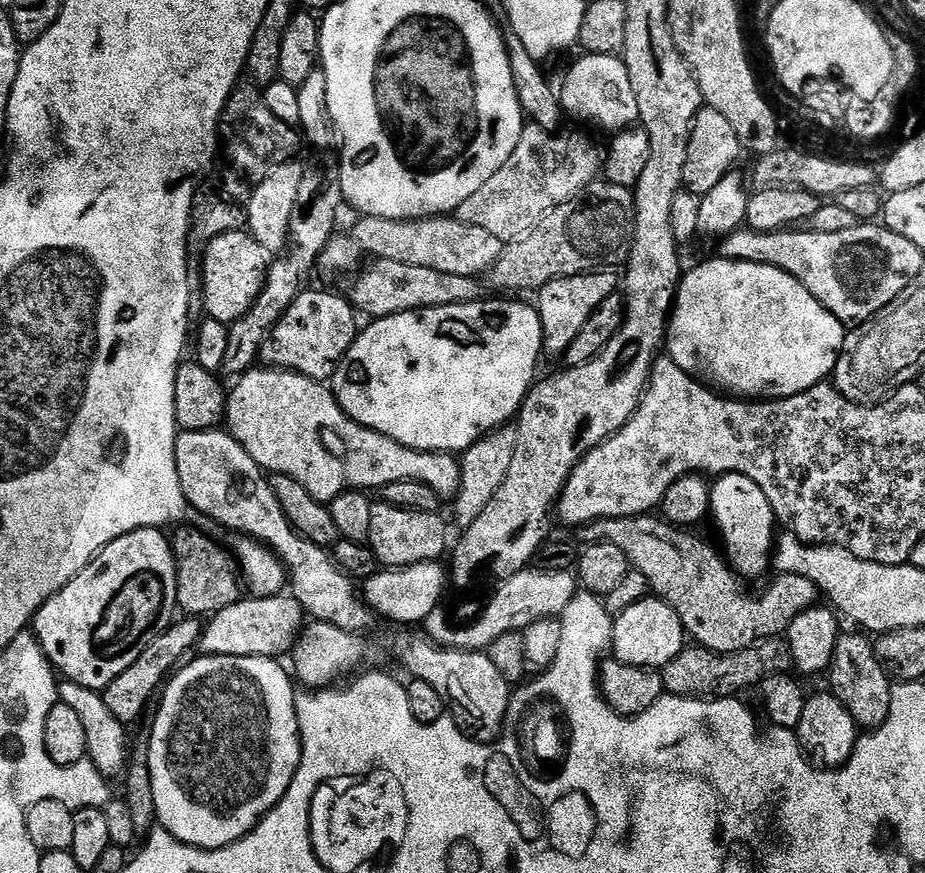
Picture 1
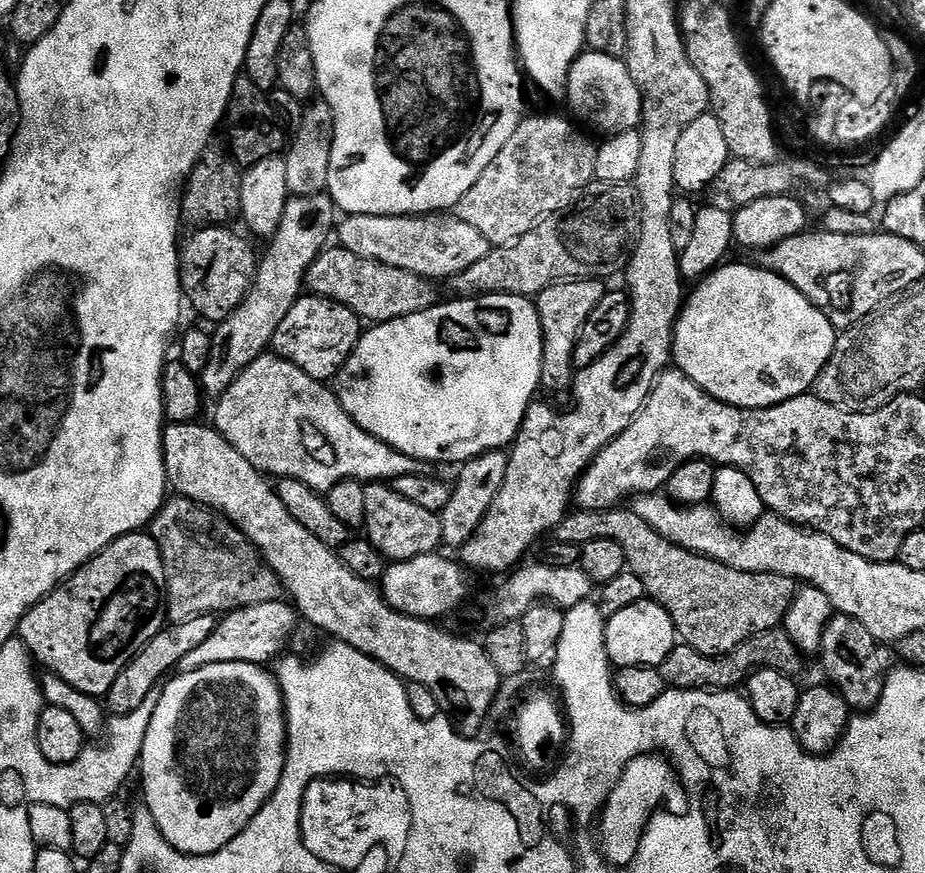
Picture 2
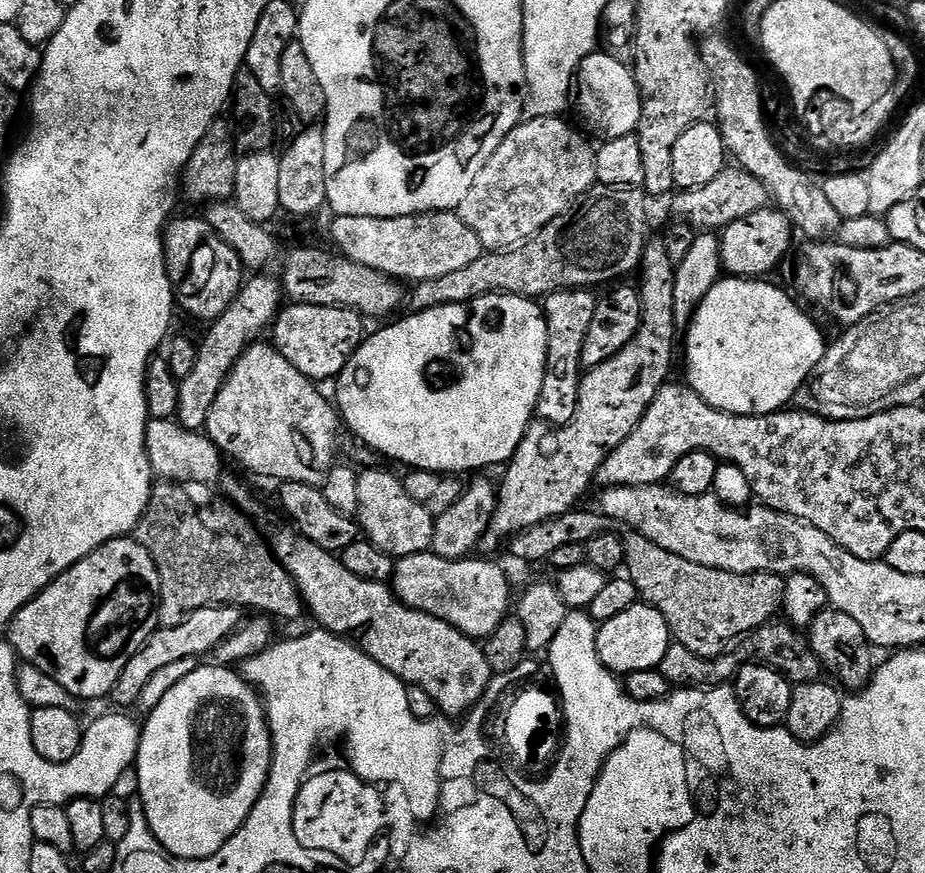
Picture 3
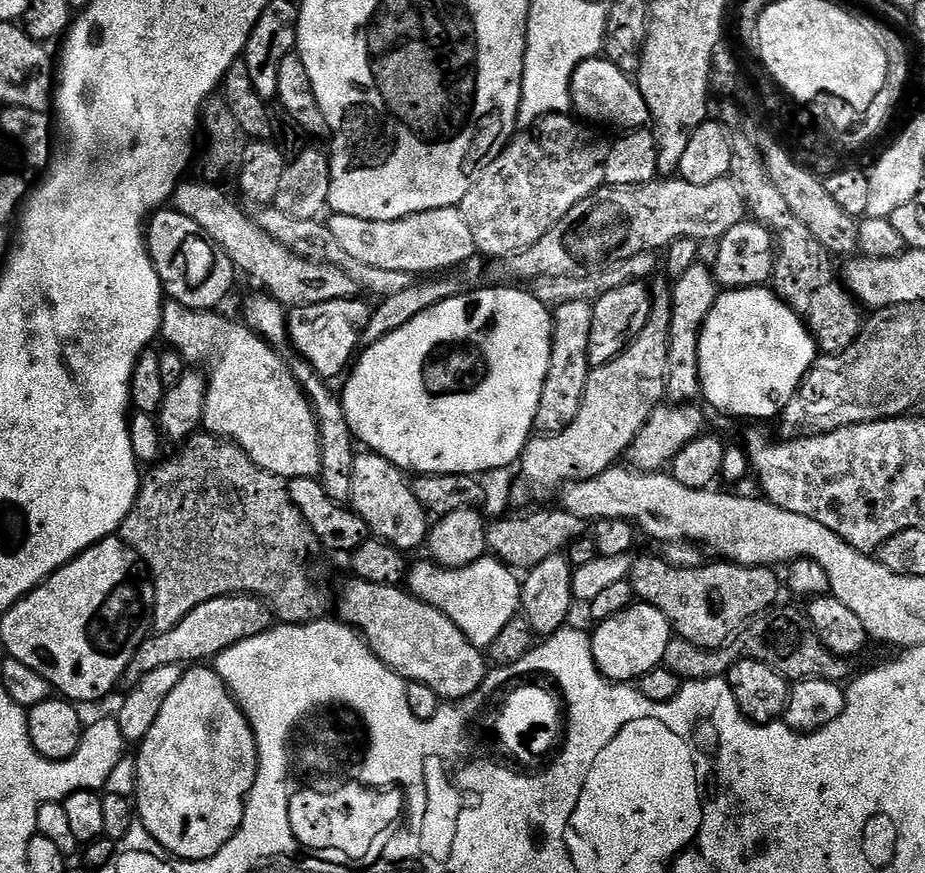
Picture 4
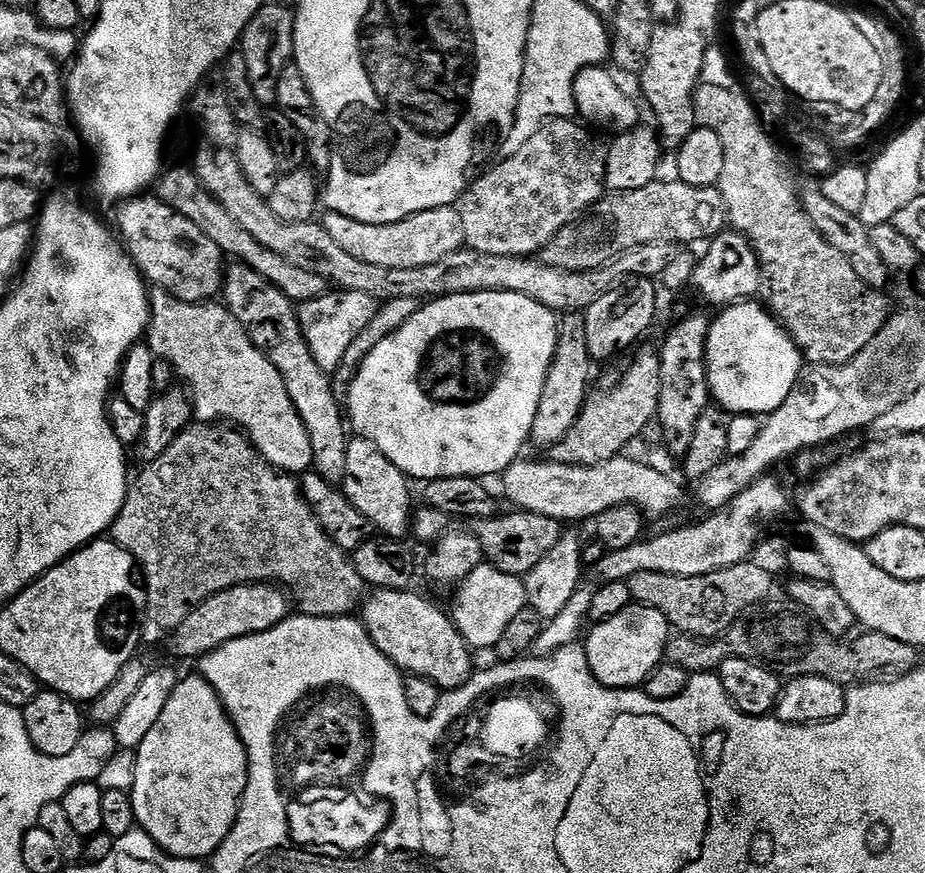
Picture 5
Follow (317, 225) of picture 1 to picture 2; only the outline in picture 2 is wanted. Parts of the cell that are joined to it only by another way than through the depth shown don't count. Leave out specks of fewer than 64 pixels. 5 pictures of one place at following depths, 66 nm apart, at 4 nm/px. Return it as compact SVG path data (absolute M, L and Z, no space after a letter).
M327 191L313 196L292 196L282 210L282 222L270 238L269 246L259 257L256 277L246 298L226 319L219 321L212 332L210 362L206 370L198 374L203 395L209 401L219 400L226 390L259 356L265 355L272 347L274 333L290 314L290 306L300 299L305 291L304 278L320 253L329 247L334 229L338 224L338 209L335 200Z

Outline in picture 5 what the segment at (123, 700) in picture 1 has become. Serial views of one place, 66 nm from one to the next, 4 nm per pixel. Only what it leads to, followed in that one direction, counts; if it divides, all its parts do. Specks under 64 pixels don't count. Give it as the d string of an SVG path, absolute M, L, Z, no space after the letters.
M279 584L234 586L230 590L222 590L222 594L214 594L214 598L206 598L206 602L202 602L202 606L191 612L186 622L172 632L166 644L172 647L174 655L184 660L192 660L195 656L206 658L214 650L226 646L226 642L274 630L274 626L287 620L293 612L294 605L289 593Z

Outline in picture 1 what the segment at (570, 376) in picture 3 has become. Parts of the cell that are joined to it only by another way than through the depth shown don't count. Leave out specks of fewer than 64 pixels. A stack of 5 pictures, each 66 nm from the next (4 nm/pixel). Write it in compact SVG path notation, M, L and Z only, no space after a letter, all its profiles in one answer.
M605 270L599 274L589 274L586 276L567 276L558 278L550 282L542 289L539 289L538 297L540 301L535 301L534 307L540 314L542 322L542 334L544 335L543 355L563 357L564 352L578 338L578 330L590 322L590 314L606 302L606 298L617 295L618 280L611 271Z

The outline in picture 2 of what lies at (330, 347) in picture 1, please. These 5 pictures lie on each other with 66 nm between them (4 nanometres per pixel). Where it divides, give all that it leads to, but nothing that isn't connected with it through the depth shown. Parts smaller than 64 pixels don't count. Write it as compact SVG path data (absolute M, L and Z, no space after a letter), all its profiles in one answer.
M311 294L301 295L274 333L271 351L321 382L339 376L362 335L362 321L346 306Z

